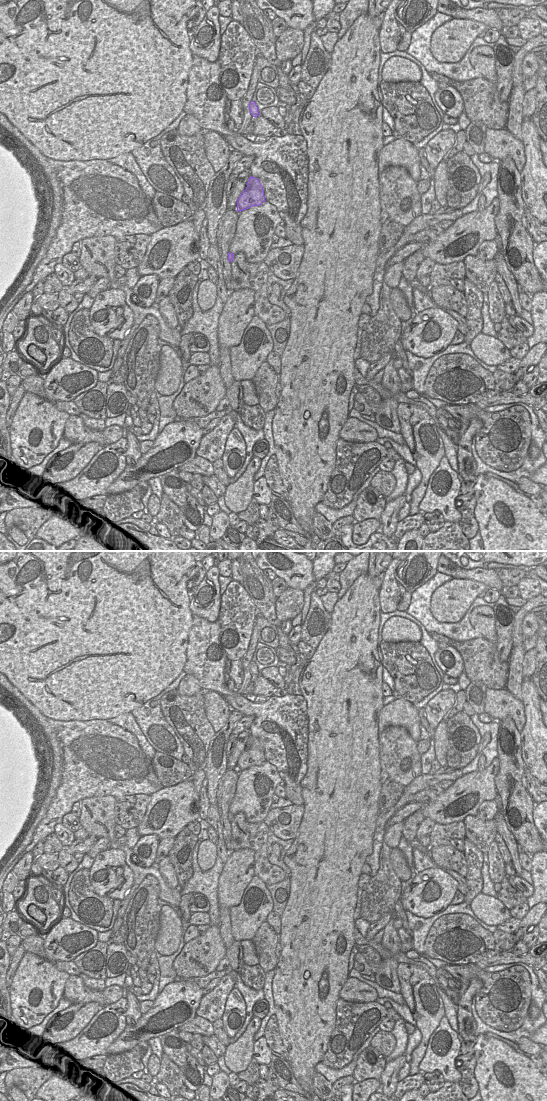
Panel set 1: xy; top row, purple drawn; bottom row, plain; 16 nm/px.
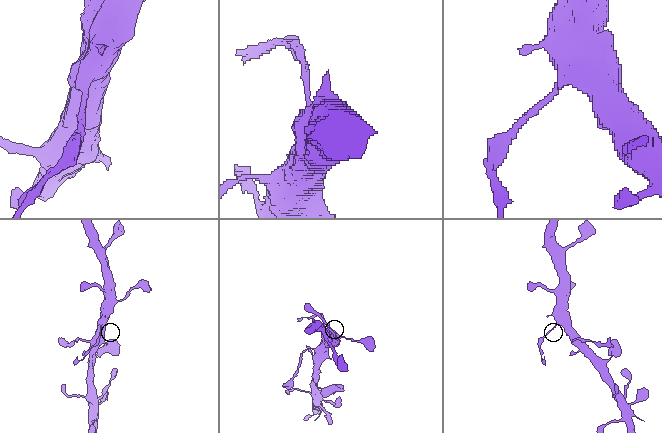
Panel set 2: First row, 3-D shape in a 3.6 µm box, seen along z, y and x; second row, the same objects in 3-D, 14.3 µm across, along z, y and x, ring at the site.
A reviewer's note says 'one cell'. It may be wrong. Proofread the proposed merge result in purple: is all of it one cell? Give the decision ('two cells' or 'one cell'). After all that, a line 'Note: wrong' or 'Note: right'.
two cells
Note: wrong

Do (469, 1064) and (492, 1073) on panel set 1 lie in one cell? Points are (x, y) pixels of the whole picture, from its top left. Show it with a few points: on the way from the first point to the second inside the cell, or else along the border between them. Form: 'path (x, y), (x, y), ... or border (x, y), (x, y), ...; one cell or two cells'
border (473, 1054), (475, 1059), (474, 1078), (478, 1089); two cells

